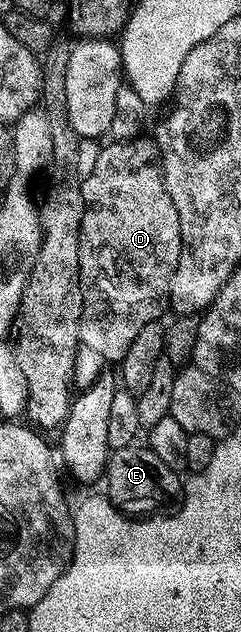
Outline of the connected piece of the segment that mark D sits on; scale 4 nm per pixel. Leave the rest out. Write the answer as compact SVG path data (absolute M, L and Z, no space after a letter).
M140 135L131 140L115 139L112 145L103 145L97 155L97 163L89 177L81 181L83 190L83 222L81 223L81 235L79 236L79 285L83 288L83 314L79 320L79 339L85 347L93 347L98 351L104 362L122 362L125 351L137 339L137 334L149 323L159 321L163 312L169 309L169 294L171 292L171 277L179 266L179 257L183 254L183 240L181 239L181 219L177 219L177 207L173 207L173 199L169 199L169 191L165 187L163 178L163 166L159 156L159 143L154 136Z

